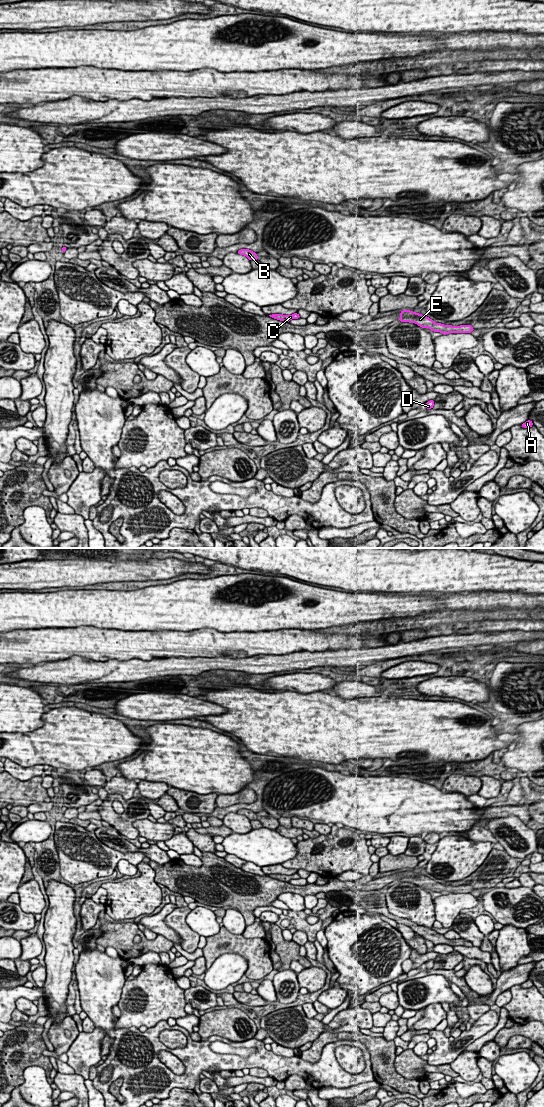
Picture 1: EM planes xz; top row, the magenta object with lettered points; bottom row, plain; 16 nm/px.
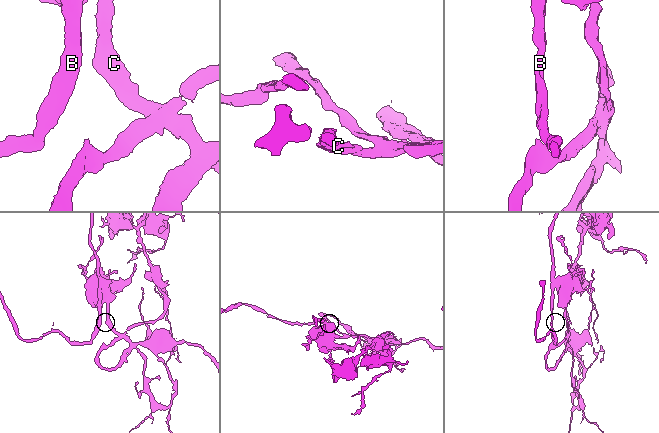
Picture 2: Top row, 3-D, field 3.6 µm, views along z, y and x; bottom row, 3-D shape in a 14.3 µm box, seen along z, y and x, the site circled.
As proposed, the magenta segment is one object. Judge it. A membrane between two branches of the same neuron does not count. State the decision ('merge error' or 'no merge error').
no merge error

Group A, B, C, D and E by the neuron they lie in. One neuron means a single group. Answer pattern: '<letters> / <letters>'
A B C D E

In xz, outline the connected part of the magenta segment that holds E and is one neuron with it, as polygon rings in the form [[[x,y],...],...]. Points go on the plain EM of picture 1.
[[[408,869],[401,871],[399,881],[415,883],[416,885],[422,888],[428,887],[429,890],[434,892],[440,892],[443,895],[446,895],[449,893],[471,893],[472,891],[474,891],[474,888],[470,884],[452,886],[452,885],[444,885],[441,883],[435,883],[429,877],[410,871]]]

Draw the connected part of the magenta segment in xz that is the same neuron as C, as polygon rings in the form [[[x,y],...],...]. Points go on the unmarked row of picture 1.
[[[294,873],[292,875],[271,874],[269,876],[271,878],[274,878],[274,879],[277,879],[277,880],[280,880],[280,881],[284,881],[284,882],[289,882],[292,879],[299,879],[299,878],[301,878],[298,873]]]

